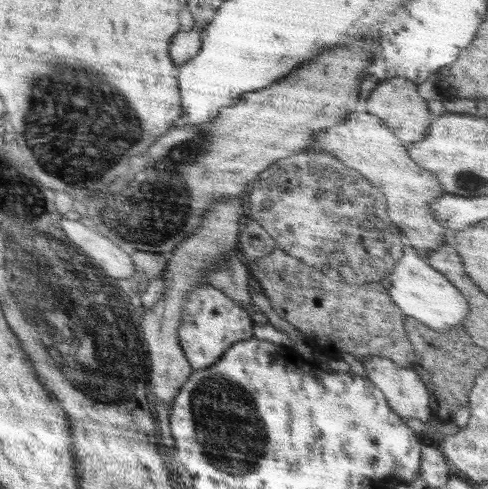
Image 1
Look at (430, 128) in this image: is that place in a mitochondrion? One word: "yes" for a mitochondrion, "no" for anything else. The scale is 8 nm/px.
no

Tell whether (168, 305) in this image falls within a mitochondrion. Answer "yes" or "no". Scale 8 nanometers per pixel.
no

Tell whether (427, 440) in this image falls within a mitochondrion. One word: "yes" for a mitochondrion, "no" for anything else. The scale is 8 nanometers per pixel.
no

